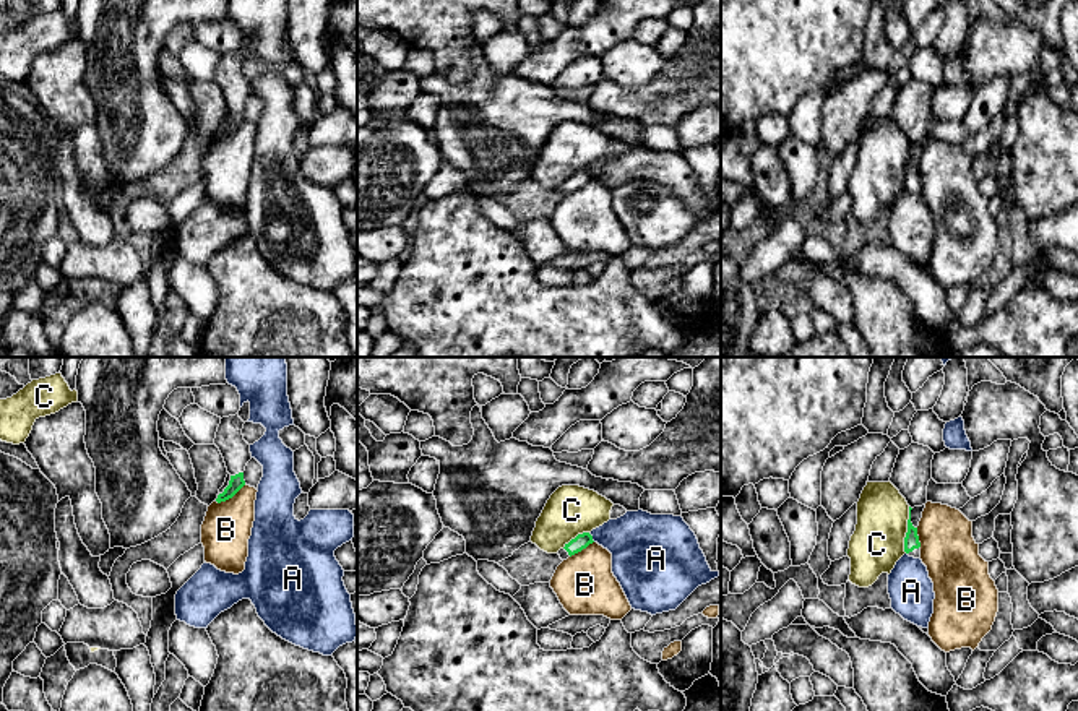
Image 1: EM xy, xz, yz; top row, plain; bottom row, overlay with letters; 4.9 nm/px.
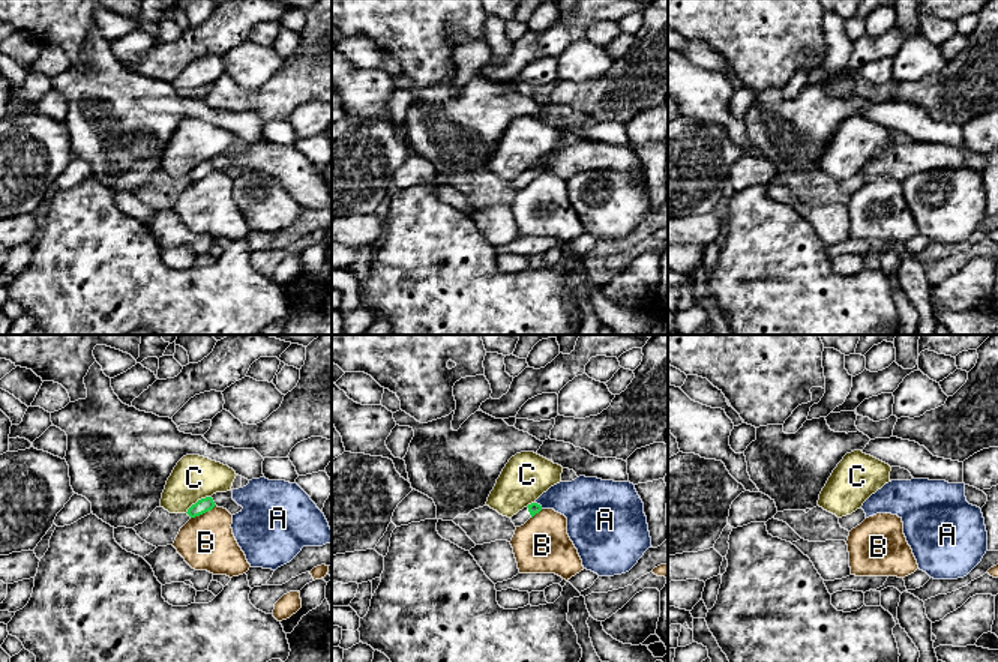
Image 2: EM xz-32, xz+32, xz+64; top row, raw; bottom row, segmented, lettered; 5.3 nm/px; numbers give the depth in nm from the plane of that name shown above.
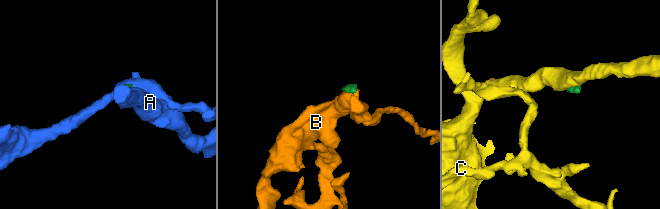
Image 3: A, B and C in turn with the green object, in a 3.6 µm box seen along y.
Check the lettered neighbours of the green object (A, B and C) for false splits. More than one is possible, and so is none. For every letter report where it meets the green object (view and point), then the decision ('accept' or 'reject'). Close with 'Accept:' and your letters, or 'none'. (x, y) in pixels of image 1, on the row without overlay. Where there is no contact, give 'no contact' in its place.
A: xz (591, 174) | reject
B: xy (231, 133) | reject
C: yz (908, 166) | reject
Accept: none

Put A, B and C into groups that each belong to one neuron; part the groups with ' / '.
A / B / C

